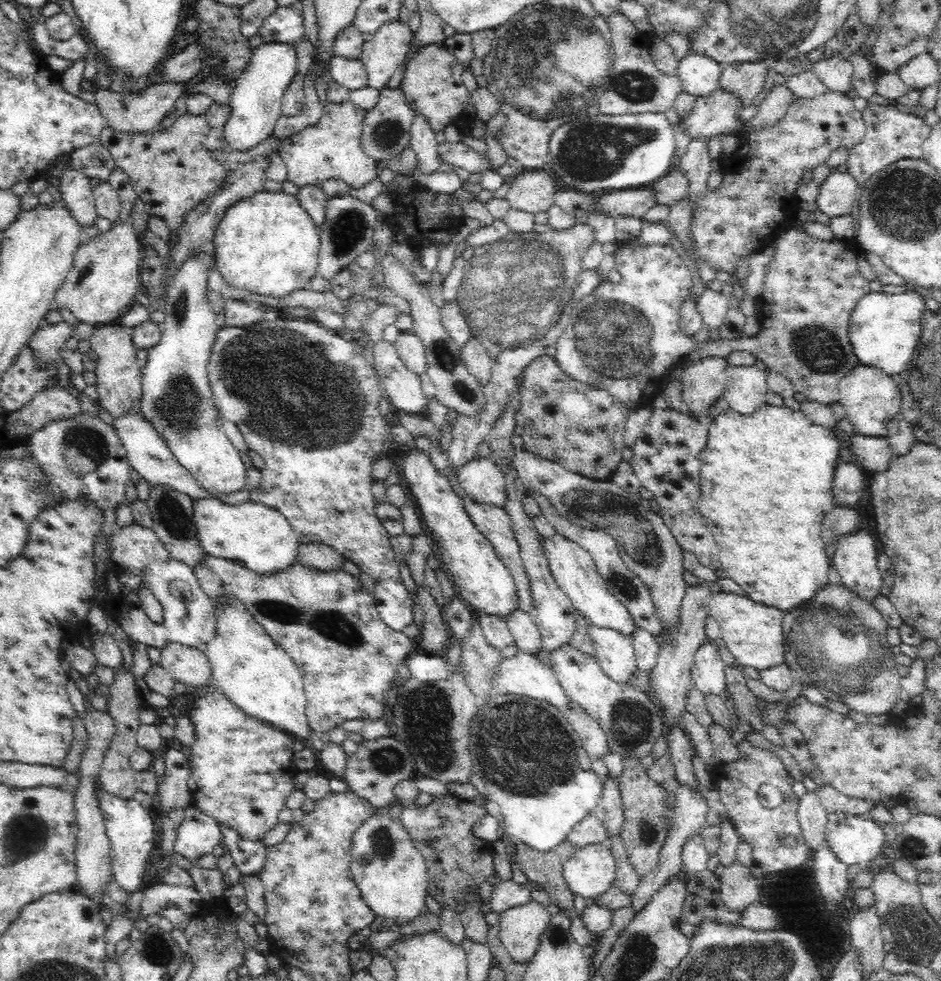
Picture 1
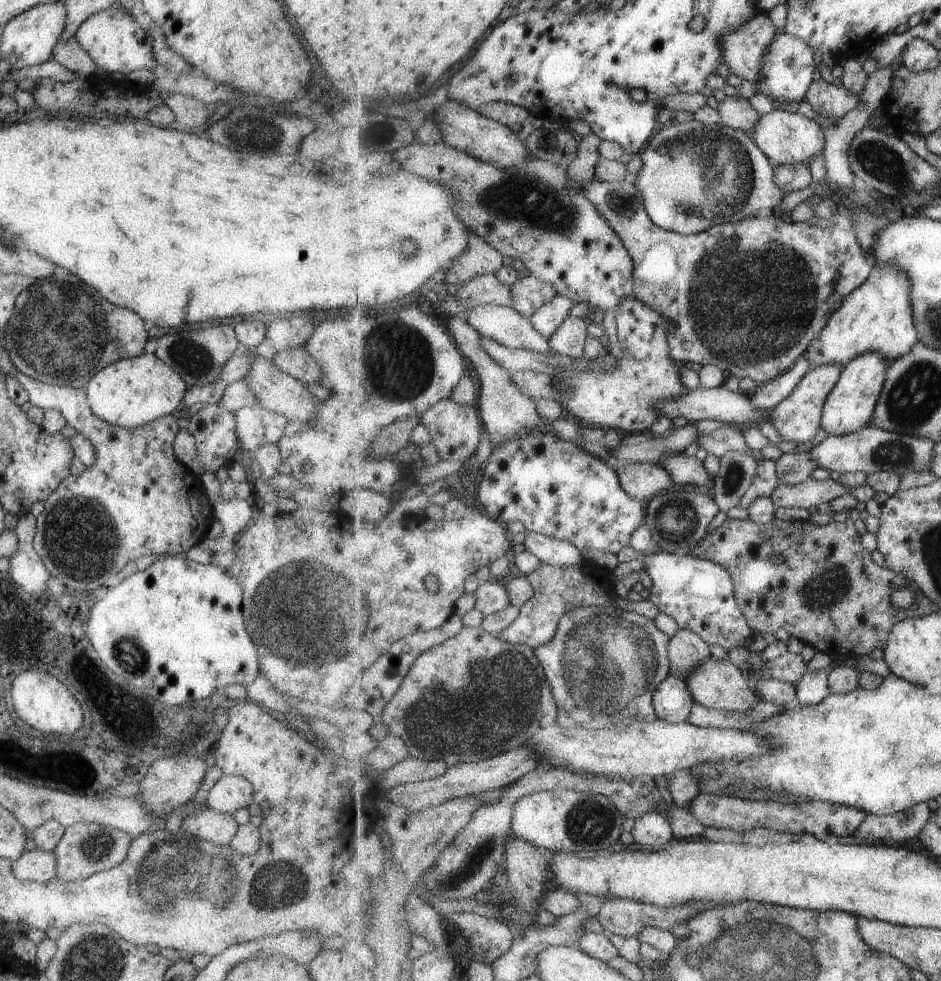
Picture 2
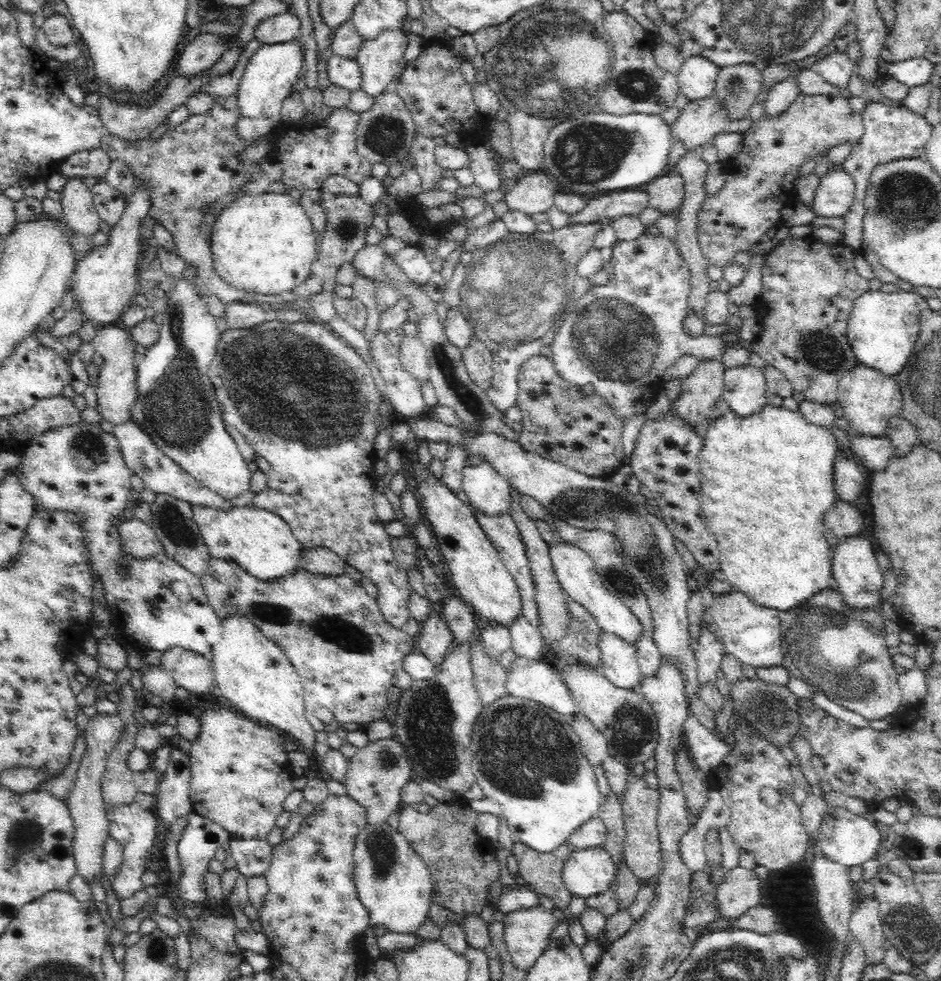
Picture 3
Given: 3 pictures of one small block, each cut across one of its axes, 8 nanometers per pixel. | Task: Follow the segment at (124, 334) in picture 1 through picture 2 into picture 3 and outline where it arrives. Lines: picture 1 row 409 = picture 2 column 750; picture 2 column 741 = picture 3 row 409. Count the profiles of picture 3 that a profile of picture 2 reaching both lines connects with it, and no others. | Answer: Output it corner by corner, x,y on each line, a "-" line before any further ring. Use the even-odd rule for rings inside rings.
111,324
97,326
95,337
91,340
96,352
103,358
95,391
98,401
97,410
104,421
119,425
130,421
130,410
136,400
136,367
134,366
135,342
127,329

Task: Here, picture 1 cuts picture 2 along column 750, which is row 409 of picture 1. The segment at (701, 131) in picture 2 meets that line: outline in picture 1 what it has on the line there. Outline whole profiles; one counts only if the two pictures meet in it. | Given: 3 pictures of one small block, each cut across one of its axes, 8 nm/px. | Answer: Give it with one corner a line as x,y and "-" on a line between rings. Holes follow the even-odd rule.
207,247
206,254
202,254
200,259
192,259
188,258
183,265
176,271
176,273
172,276
170,284
167,288
167,301
165,304
165,309
163,312
165,313
164,319
164,328
166,328
165,332
162,332
160,340
156,346
147,349
148,351
148,360
146,360
146,364
140,368
140,382
141,382
141,397
138,402
136,402
135,410
137,411
137,415
145,420
153,429
154,432
158,435
158,438
164,441
166,448
172,453
172,456
176,458
176,461
180,463
180,465
188,470
192,477
196,480
196,483
203,486
204,489
207,489
210,493
216,494
234,494
234,492
240,492
245,488
247,482
247,469
246,466
240,460
240,452
236,447
232,445
232,441
226,437
218,428
218,424
216,424
216,420
221,416
221,414
217,411
215,407
215,400
212,399
212,389
210,386
210,381
208,380
208,360
210,358
210,354
212,352
212,346
214,342
216,342
216,334
218,334
219,328
216,326
214,319
216,314
212,312
212,309
209,305
209,300
207,299
207,278
206,278
206,270
208,270
208,266
211,260
212,254
210,253
209,248

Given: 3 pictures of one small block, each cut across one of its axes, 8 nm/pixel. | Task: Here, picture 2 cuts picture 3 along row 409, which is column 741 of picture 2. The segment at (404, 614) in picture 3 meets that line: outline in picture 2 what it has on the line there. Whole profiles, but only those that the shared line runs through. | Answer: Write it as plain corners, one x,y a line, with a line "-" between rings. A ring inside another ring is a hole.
593,178
583,186
585,196
617,230
631,255
635,264
633,296
653,306
671,322
668,335
669,354
673,360
693,362
702,367
715,365
737,379
750,378
758,386
775,380
796,364
809,344
821,336
845,299
867,282
875,266
857,240
854,220
845,210
837,210
827,219
813,216
805,222
785,222
783,218
761,213
741,222
720,224
699,234
684,235
653,224
645,197
635,183
601,182

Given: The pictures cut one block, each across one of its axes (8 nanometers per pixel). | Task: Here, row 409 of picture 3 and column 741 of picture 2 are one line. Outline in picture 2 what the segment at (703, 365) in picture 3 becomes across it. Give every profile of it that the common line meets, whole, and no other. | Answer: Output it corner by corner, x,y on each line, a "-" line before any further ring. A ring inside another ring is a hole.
709,656
703,660
686,681
691,689
694,700
710,709
725,710
727,712
747,712
759,701
756,692
746,674
729,659
719,660

